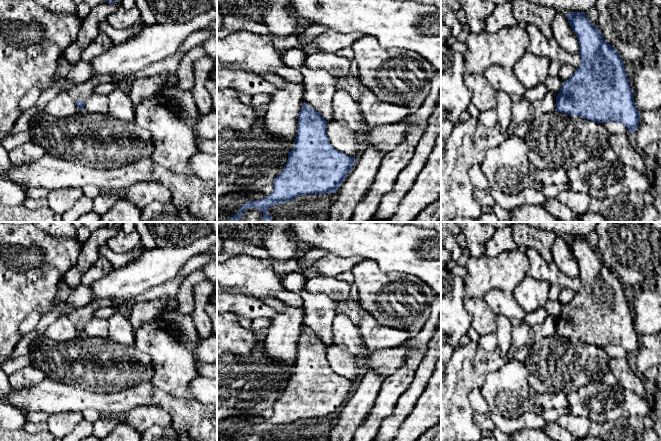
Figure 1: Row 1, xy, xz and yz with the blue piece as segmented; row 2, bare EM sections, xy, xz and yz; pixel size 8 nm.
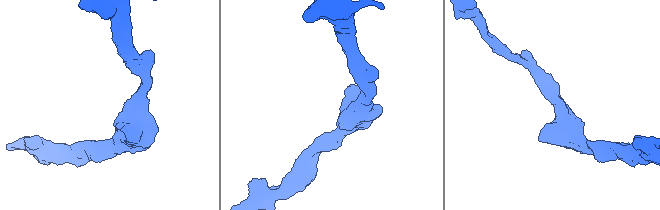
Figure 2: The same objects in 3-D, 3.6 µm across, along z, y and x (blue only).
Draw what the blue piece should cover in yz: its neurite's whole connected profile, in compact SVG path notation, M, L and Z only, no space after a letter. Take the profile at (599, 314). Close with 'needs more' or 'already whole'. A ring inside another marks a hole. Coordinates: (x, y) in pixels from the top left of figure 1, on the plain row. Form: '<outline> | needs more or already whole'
M571 236L566 239L577 260L581 288L574 298L563 306L556 321L556 335L597 347L620 346L630 357L636 355L640 338L634 327L634 317L630 312L621 280L603 263L597 249L592 248L585 237Z | already whole

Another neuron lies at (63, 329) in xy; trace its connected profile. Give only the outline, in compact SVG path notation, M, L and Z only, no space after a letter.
M64 315L50 325L44 335L48 339L63 342L75 339L79 333L73 322Z

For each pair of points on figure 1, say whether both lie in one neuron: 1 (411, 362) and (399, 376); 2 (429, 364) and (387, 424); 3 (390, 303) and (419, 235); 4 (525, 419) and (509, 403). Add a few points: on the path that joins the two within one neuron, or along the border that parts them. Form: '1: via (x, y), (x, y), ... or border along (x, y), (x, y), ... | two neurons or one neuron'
1: via (410, 365), (402, 373) | one neuron
2: via (420, 379), (402, 410) | one neuron
3: border along (380, 267), (387, 272), (409, 273), (425, 282) | two neurons
4: border along (529, 409), (515, 418), (504, 418), (497, 414) | two neurons

